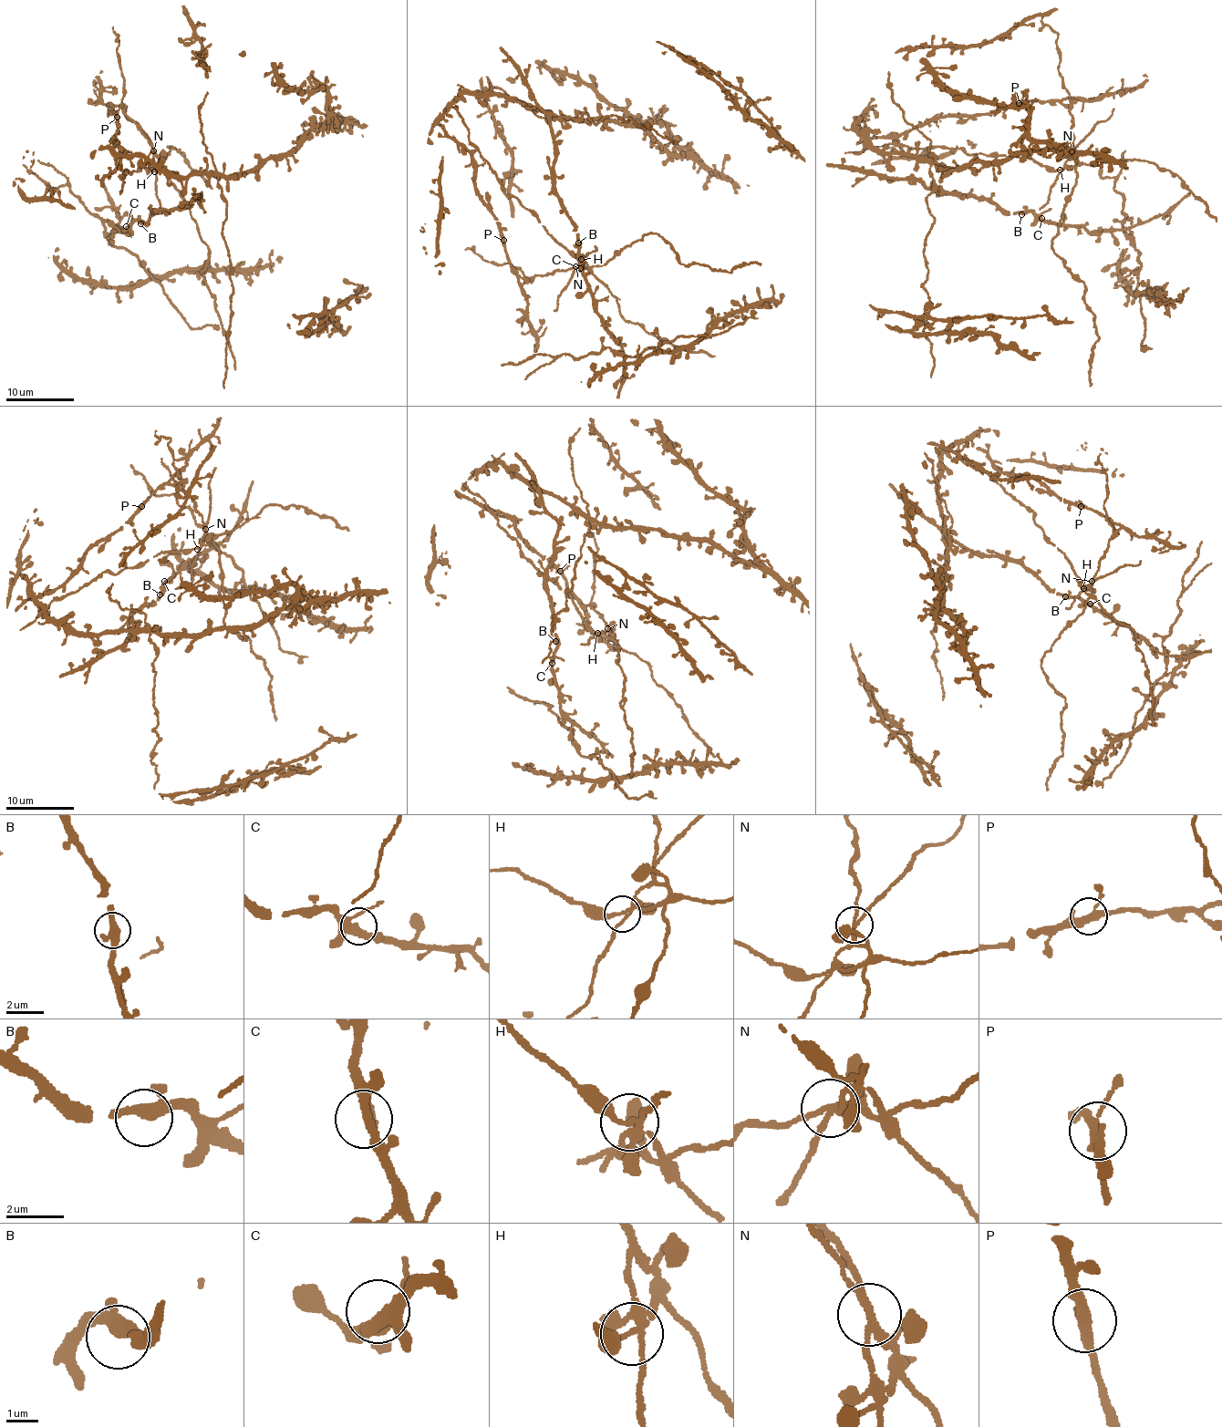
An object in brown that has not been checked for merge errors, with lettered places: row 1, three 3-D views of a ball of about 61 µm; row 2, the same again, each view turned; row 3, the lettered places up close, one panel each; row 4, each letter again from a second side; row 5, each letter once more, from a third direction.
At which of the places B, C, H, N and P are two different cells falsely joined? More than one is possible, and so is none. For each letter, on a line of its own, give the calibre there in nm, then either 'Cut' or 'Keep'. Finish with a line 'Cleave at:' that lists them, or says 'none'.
B: Thickness 320 nm. Keep
C: Thickness 280 nm. Keep
H: Thickness 170 nm. Cut
N: Thickness 180 nm. Cut
P: Thickness 300 nm. Keep
Cleave at: H, N

